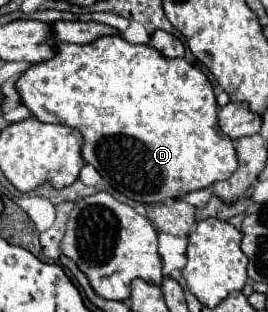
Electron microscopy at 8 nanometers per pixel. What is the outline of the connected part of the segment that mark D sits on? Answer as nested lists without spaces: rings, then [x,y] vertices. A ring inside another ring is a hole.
[[[102,36],[92,44],[66,44],[60,42],[58,44],[58,54],[46,62],[34,64],[26,70],[26,74],[20,76],[20,80],[16,82],[16,88],[20,92],[22,104],[28,106],[28,110],[40,120],[40,122],[52,122],[52,124],[66,124],[70,128],[80,130],[82,138],[84,138],[84,146],[82,146],[82,156],[88,164],[92,164],[100,176],[120,194],[124,194],[130,200],[136,202],[146,202],[146,204],[162,204],[170,198],[180,198],[188,192],[200,190],[200,188],[208,188],[218,180],[226,180],[230,178],[236,168],[236,148],[234,148],[234,140],[228,138],[220,128],[218,128],[218,104],[216,104],[216,96],[212,90],[212,84],[208,82],[206,74],[202,70],[198,70],[196,66],[188,64],[184,58],[164,58],[158,50],[150,48],[150,46],[138,46],[138,44],[130,44],[126,42],[122,36]]]

